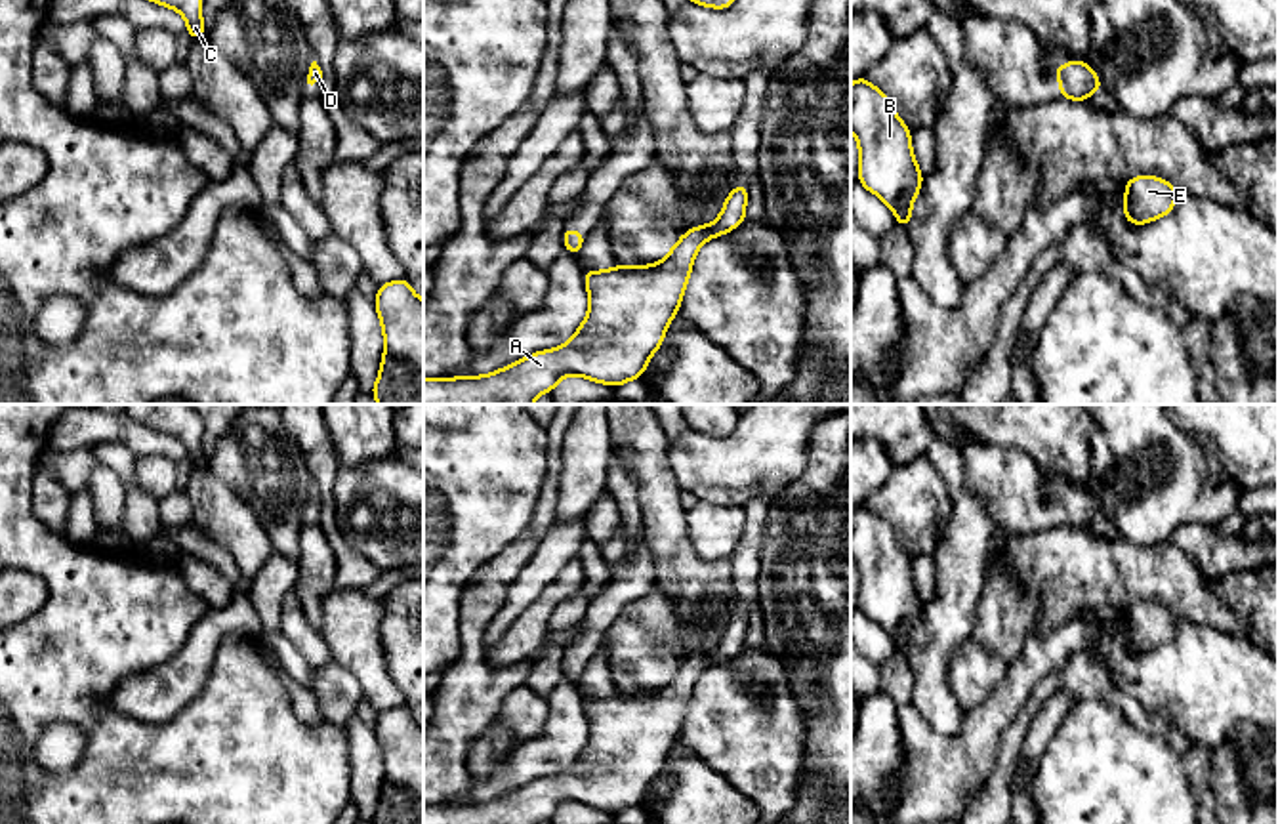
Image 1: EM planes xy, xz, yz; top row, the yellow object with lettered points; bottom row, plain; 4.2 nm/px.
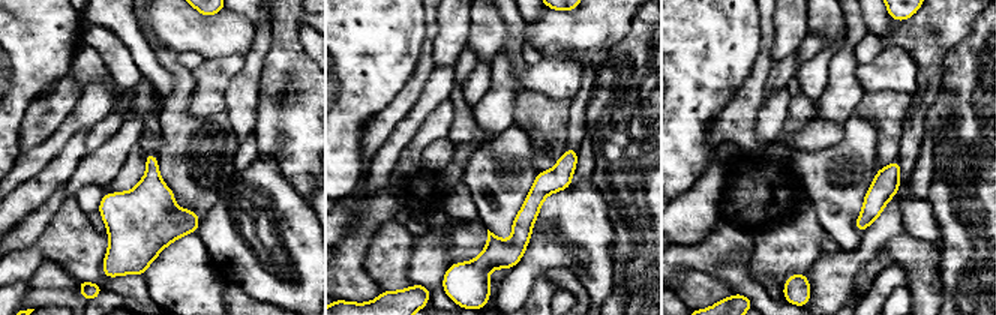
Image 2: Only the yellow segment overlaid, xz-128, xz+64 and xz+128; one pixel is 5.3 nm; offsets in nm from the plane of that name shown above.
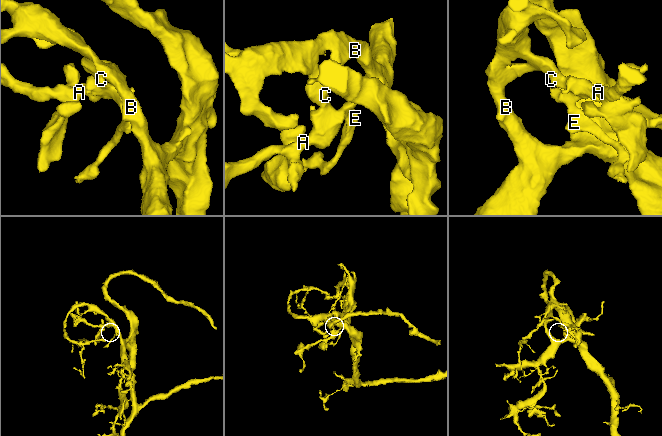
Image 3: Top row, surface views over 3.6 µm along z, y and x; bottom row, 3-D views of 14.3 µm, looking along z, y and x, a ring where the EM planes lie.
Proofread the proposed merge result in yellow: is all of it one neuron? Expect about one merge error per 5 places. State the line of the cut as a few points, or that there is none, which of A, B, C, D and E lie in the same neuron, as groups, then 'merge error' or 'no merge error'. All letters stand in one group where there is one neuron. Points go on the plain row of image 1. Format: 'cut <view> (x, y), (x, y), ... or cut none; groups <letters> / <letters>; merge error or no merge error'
cut none; groups A B C D E; no merge error

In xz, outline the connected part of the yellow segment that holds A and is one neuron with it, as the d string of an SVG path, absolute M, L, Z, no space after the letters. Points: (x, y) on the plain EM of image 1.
M732 612L719 645L683 660L658 690L641 694L616 690L608 698L584 696L589 736L576 761L561 774L536 778L486 803L423 805L423 824L540 824L551 820L567 803L582 803L614 816L641 807L649 786L662 774L666 757L679 740L694 683L706 668L727 662L746 649L748 618L750 612Z

